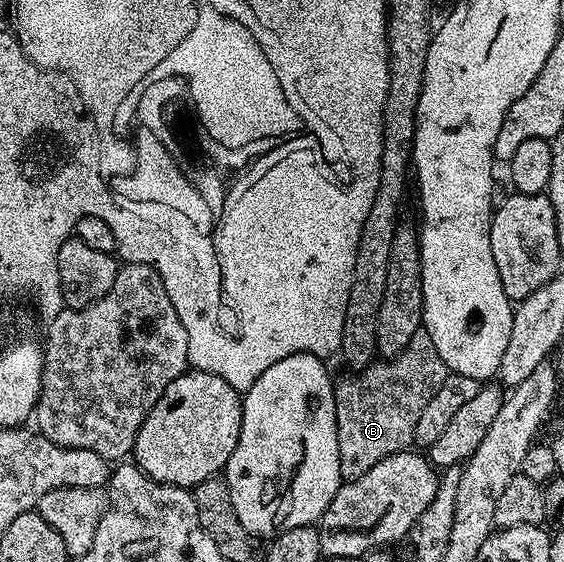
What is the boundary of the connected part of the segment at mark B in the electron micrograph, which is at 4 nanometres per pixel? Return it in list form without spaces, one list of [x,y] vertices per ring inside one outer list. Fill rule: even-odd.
[[[421,330],[416,333],[416,337],[412,337],[412,341],[408,341],[408,345],[395,359],[375,361],[362,371],[347,374],[347,379],[341,380],[339,378],[337,380],[334,389],[334,400],[336,401],[336,433],[338,434],[338,452],[340,453],[340,473],[343,480],[349,481],[368,473],[368,469],[372,469],[372,465],[376,465],[376,461],[384,461],[384,457],[392,457],[392,453],[405,451],[414,443],[416,421],[420,421],[420,413],[428,406],[428,401],[432,401],[432,396],[436,394],[436,389],[440,389],[440,385],[444,385],[447,374],[444,361],[440,361],[440,353],[436,353],[436,345],[432,345],[432,337],[428,337],[425,330]]]

